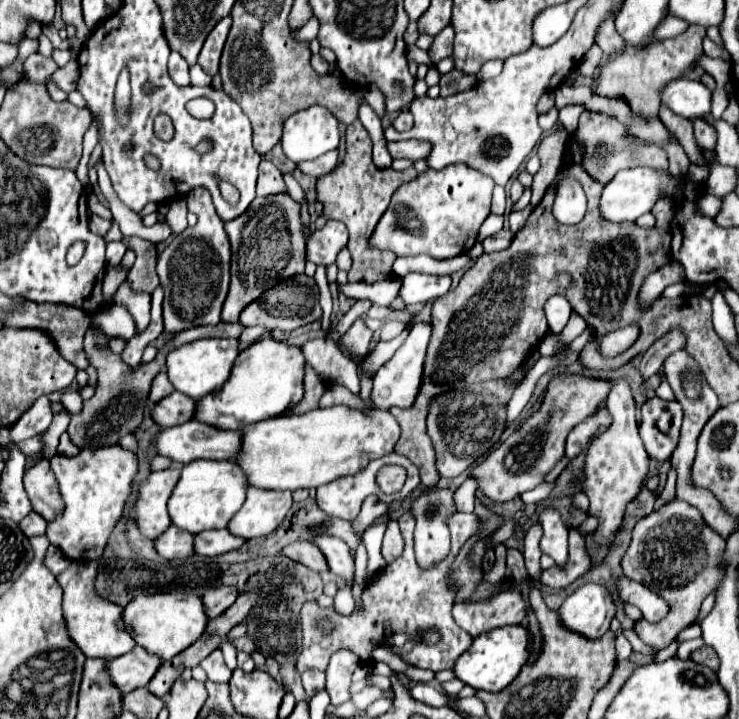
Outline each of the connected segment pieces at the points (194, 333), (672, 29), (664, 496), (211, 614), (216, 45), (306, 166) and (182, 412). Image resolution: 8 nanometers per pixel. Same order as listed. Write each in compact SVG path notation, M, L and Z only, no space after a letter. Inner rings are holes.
M219 322L217 326L195 326L193 330L185 330L181 334L177 334L163 350L159 350L157 358L137 370L131 370L129 366L125 366L119 358L119 354L113 354L107 348L107 338L89 328L85 334L85 354L91 362L91 366L97 368L99 374L99 384L95 388L95 396L91 400L83 402L83 412L81 414L71 414L71 424L67 428L71 440L81 446L81 448L97 448L97 446L115 446L117 440L125 434L131 434L139 428L145 408L147 408L147 396L149 396L149 386L153 382L153 378L161 372L163 364L165 364L165 356L169 350L185 344L185 342L193 342L199 338L235 338L239 340L243 332L243 326L239 322L229 324L229 322Z
M669 16L667 20L661 22L661 26L657 26L659 32L655 32L653 38L657 38L657 40L661 40L661 38L673 38L673 36L685 32L687 26L689 26L689 24L687 24L685 20L679 20L679 18L675 18L675 16Z
M667 482L667 484L665 484L665 488L663 488L663 492L661 492L661 496L657 498L657 502L655 502L653 510L659 510L659 508L663 508L665 504L669 504L669 502L673 500L673 492L675 492L675 484Z
M219 586L205 592L201 600L203 600L203 610L207 618L217 618L219 614L223 614L235 602L235 598L237 598L237 590L229 586Z
M223 18L215 28L213 32L209 34L209 38L205 40L203 48L201 48L201 54L199 54L199 64L201 68L209 74L209 76L215 76L219 72L219 58L221 58L221 50L223 50L223 44L227 40L227 34L229 34L229 22L231 18Z
M337 150L323 154L321 158L315 158L315 160L309 160L309 162L299 162L297 168L303 174L309 174L313 178L321 178L321 176L329 174L335 168L335 164L337 164Z
M173 392L161 398L159 402L155 402L155 406L151 408L151 420L161 428L171 428L171 426L179 426L181 422L191 420L193 410L195 410L193 398L181 392Z

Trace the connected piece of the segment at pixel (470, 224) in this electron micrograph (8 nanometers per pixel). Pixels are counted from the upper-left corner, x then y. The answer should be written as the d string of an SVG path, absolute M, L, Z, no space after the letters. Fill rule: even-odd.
M461 162L445 170L427 170L393 194L369 244L379 250L391 250L395 256L427 254L435 260L449 260L465 254L475 244L483 220L491 212L491 192L493 178Z

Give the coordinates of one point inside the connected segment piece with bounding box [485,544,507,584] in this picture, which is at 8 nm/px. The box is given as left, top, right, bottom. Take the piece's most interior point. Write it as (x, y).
(497, 575)

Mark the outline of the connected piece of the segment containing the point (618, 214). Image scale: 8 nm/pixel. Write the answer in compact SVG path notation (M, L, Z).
M643 166L621 170L605 184L599 200L599 214L607 222L635 222L641 214L651 212L655 202L661 198L659 196L661 192L667 192L669 198L673 198L677 190L681 190L679 186L681 186L681 178L673 178L671 174L661 170L651 170Z

